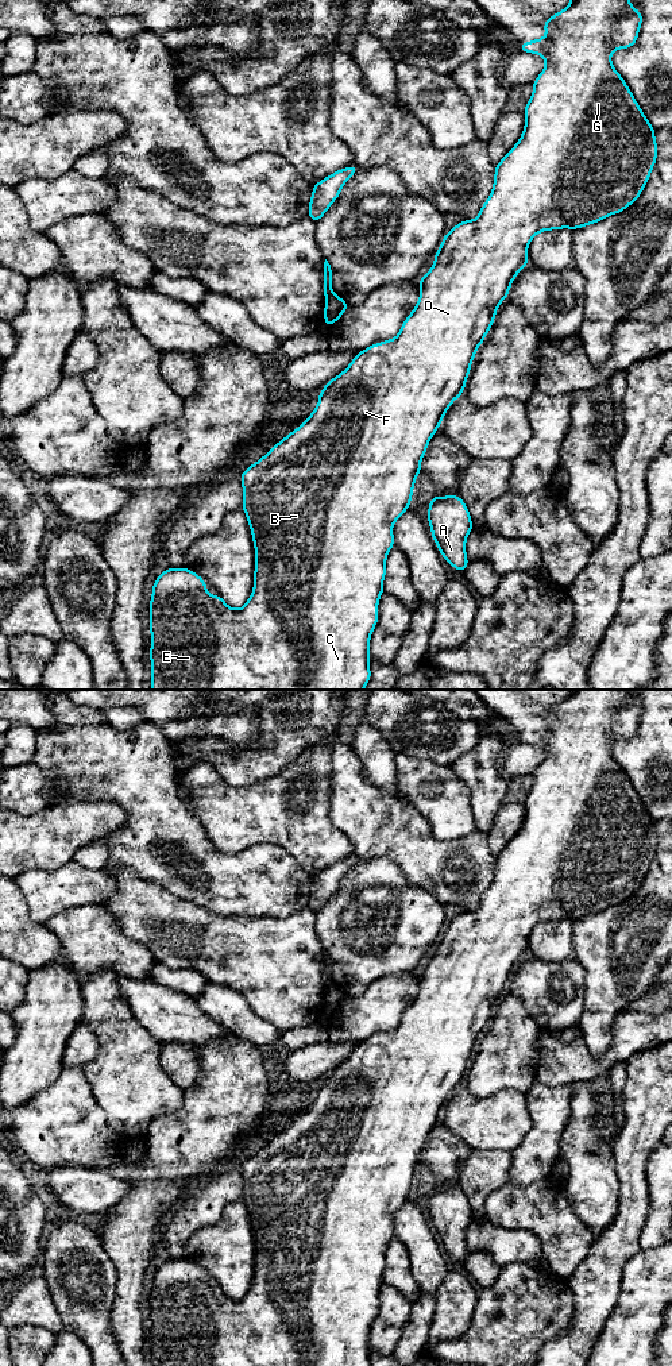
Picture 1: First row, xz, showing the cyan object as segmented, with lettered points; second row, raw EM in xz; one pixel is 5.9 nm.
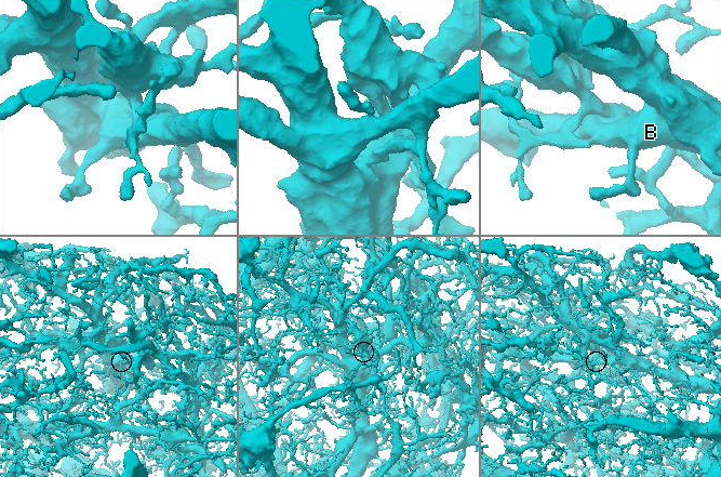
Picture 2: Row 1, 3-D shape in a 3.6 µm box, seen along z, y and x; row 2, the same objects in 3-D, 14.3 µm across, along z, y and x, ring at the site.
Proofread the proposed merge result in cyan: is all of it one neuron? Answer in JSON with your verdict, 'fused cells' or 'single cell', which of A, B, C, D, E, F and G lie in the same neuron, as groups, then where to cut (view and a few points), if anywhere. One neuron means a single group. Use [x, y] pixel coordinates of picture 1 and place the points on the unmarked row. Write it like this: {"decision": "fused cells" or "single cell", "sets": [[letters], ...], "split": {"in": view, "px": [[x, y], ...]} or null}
{"decision": "fused cells", "sets": [["A"], ["B", "C", "D", "E", "F", "G"]], "split": {"in": "xz", "px": [[333, 986], [325, 998]]}}

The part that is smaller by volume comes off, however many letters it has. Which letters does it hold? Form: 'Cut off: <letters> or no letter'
Cut off: A

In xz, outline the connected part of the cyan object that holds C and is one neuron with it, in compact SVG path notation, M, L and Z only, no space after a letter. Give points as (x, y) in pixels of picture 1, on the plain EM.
M571 690L567 699L547 710L542 715L547 726L520 736L521 742L538 745L545 750L545 759L533 776L532 788L524 800L525 819L515 837L495 856L493 883L482 896L474 911L463 911L445 925L435 945L435 954L428 965L420 969L420 991L405 1010L399 1024L390 1031L375 1034L359 1042L349 1057L332 1069L320 1081L318 1095L312 1105L297 1120L277 1134L263 1149L243 1162L243 1201L248 1211L255 1238L254 1280L248 1292L240 1300L229 1299L220 1286L211 1286L206 1273L186 1258L167 1259L154 1273L150 1301L151 1323L151 1366L371 1366L370 1328L378 1315L378 1293L383 1285L386 1250L394 1238L393 1216L410 1199L413 1178L421 1164L421 1150L428 1134L452 1096L463 1087L471 1054L478 1038L483 1034L499 995L507 989L517 965L528 957L528 937L532 930L551 921L576 921L605 911L632 896L644 881L657 850L654 819L632 786L629 777L611 755L614 741L632 738L638 729L642 706L629 690Z

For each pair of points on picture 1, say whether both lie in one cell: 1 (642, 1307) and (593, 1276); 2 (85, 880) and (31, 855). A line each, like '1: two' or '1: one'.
1: two
2: two

